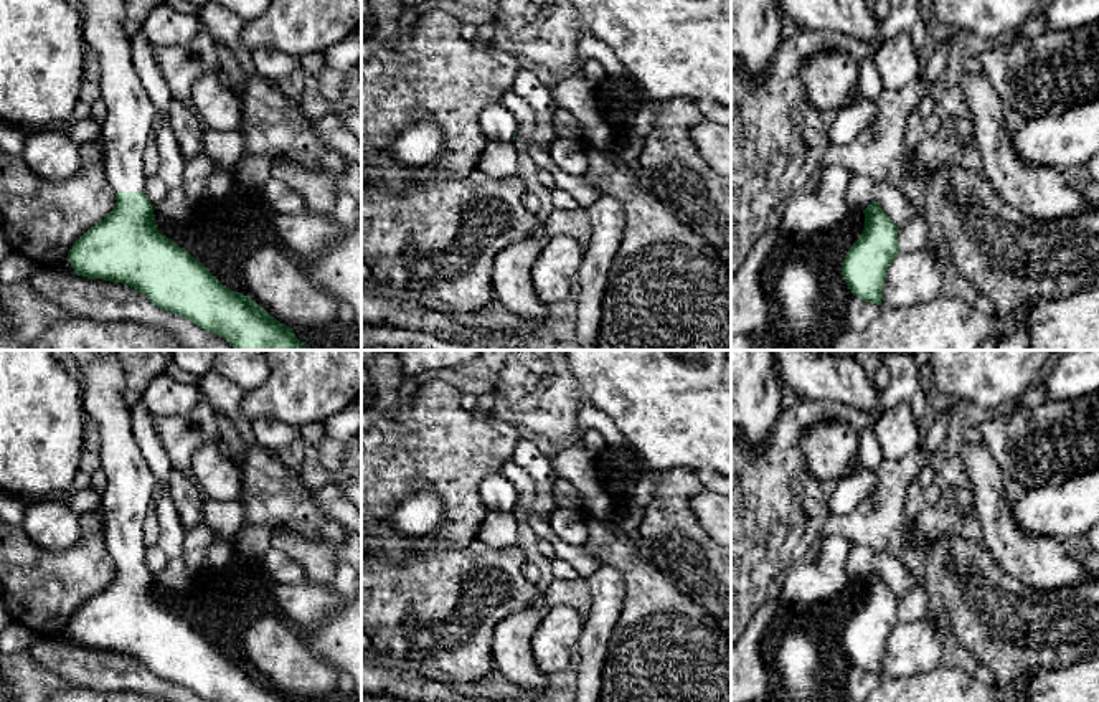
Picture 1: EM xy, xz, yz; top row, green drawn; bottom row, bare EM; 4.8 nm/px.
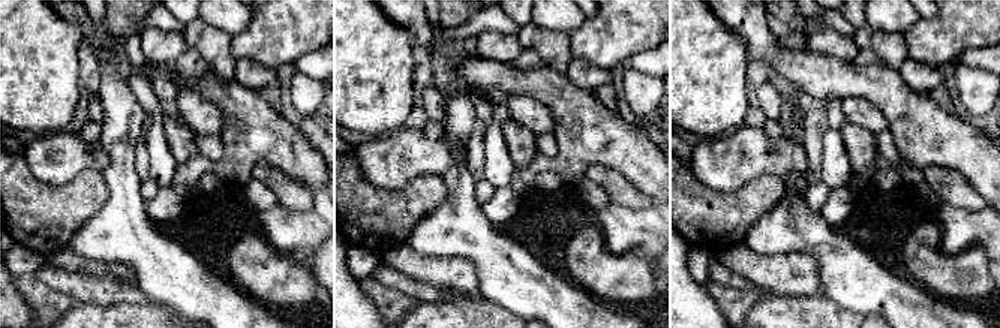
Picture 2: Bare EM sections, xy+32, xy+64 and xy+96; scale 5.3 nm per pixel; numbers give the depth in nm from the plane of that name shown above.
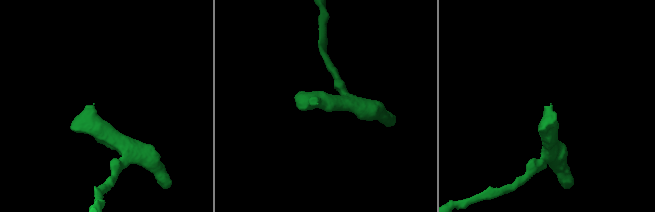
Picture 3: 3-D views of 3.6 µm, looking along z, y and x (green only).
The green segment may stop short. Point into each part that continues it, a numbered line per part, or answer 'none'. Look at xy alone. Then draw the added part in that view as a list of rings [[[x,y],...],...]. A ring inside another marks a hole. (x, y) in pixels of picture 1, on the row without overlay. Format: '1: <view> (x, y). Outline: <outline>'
1: xy (131, 488). Outline: [[[61,350],[61,357],[81,380],[84,410],[97,426],[94,443],[107,476],[101,504],[107,550],[116,563],[145,562],[144,519],[160,484],[134,438],[119,350]]]

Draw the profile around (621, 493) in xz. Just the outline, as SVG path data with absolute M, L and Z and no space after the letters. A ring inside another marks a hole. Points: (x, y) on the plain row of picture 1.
M630 476L624 481L619 482L611 481L606 484L607 494L616 505L632 502L635 492L635 477L637 476Z

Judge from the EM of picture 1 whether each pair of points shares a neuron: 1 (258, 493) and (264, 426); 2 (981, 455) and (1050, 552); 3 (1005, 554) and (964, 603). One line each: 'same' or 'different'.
1: different
2: same
3: different

